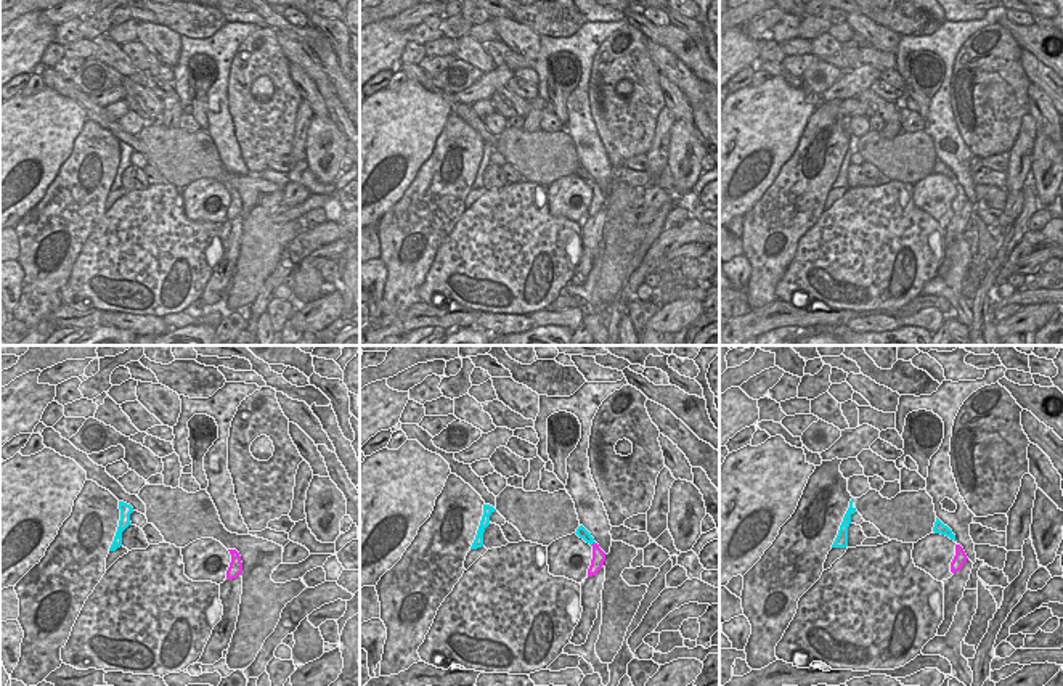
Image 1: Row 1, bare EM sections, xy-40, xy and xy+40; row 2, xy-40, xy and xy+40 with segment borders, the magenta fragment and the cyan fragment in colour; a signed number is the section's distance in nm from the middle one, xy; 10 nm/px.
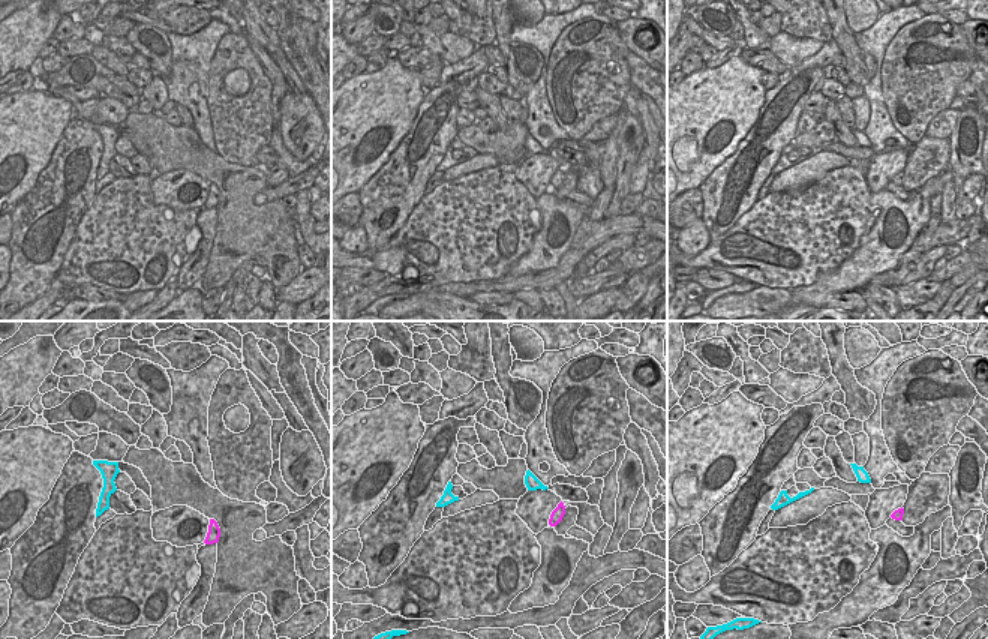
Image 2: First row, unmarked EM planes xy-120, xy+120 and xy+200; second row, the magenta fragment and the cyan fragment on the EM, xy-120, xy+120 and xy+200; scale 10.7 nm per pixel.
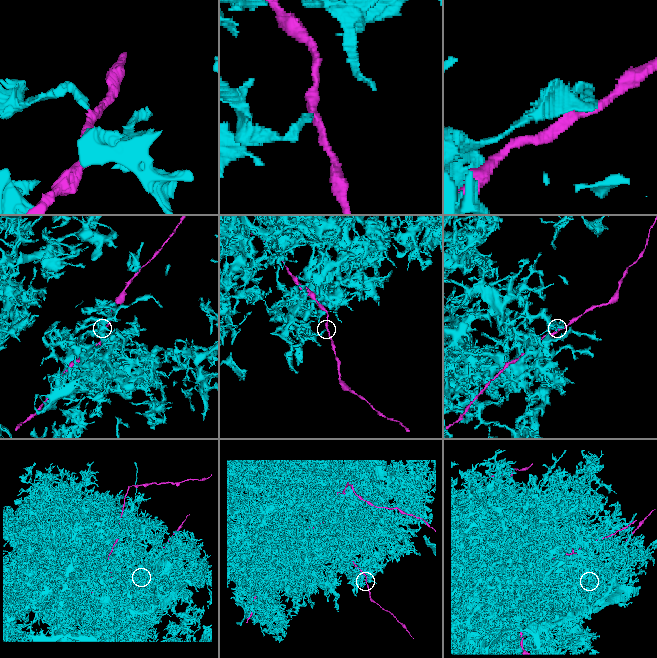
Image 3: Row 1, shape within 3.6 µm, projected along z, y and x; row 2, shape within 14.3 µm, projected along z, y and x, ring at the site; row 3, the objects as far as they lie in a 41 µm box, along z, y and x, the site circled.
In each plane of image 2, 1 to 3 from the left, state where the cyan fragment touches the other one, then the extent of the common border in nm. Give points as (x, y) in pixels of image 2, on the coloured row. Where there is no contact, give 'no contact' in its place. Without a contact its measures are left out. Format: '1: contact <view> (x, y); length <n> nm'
1: no contact
2: no contact
3: no contact

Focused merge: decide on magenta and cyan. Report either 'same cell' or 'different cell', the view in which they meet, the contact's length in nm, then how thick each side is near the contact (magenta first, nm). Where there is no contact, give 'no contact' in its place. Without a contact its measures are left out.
different cell; contact in xy; length 60 nm; calibres 130 and 120 nm

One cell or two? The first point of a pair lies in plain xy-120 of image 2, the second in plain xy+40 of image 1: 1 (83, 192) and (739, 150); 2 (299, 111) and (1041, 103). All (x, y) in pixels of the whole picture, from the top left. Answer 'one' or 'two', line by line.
1: two
2: two

